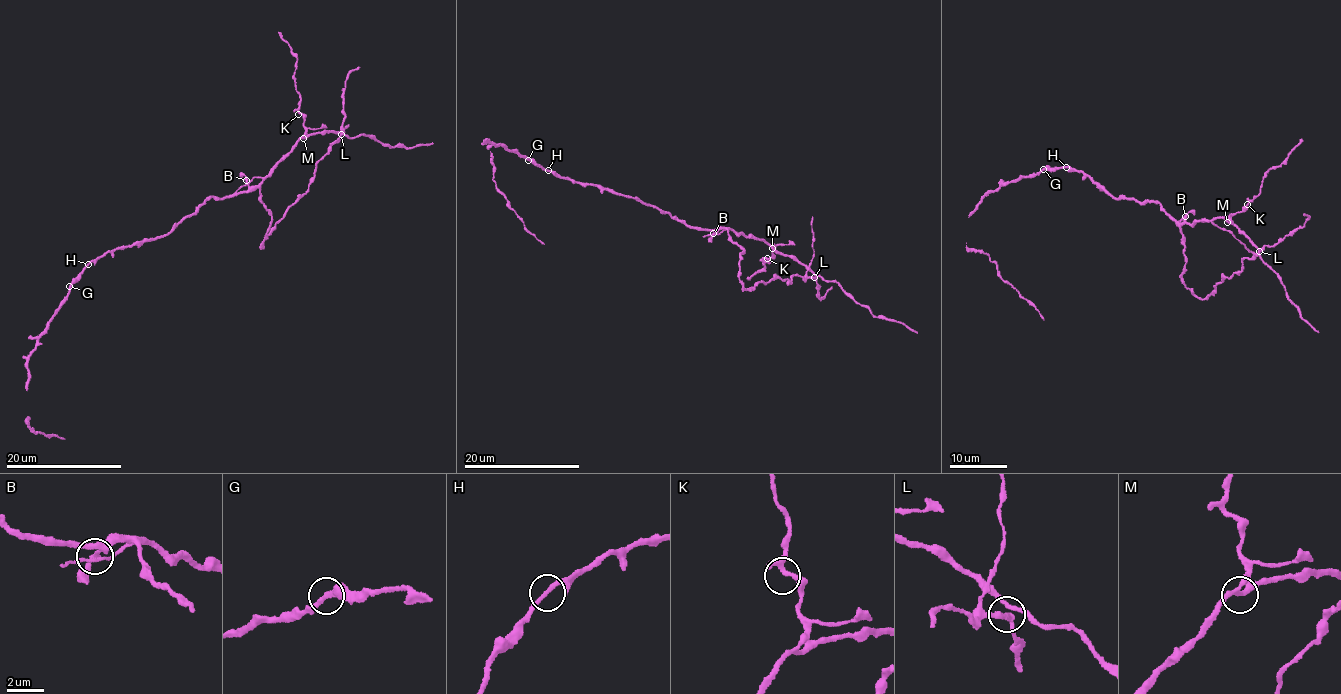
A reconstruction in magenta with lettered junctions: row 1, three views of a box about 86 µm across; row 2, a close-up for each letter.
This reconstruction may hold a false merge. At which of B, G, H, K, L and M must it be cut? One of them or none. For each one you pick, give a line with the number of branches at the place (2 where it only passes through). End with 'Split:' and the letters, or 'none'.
Split: none

